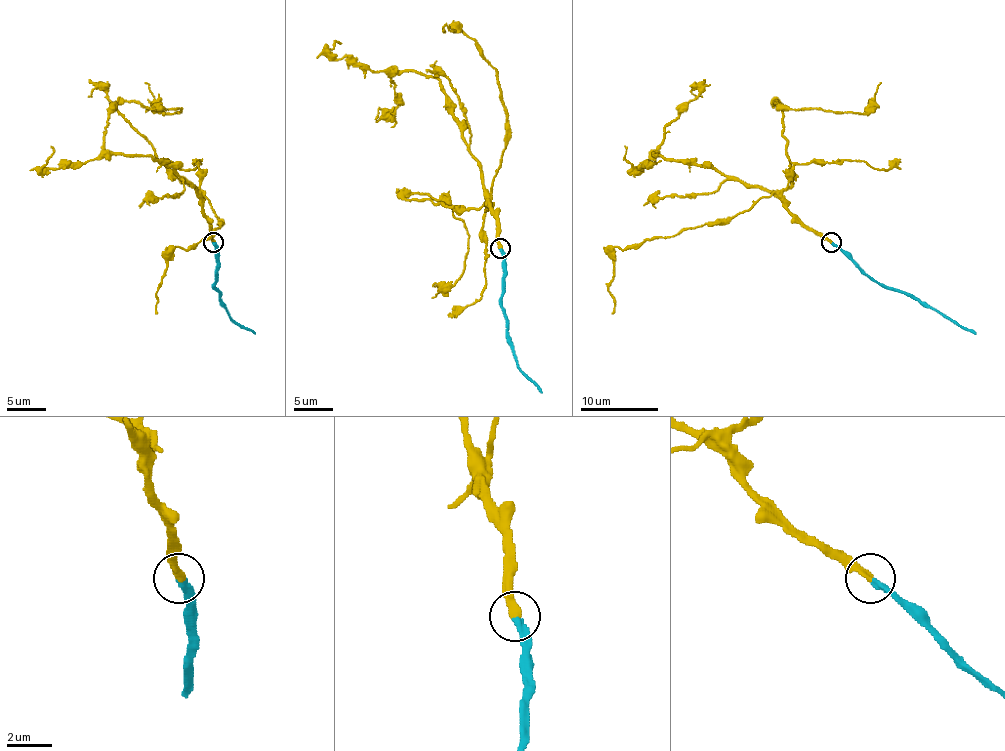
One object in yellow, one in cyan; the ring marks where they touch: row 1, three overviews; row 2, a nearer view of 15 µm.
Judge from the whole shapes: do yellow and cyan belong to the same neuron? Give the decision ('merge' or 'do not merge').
merge

